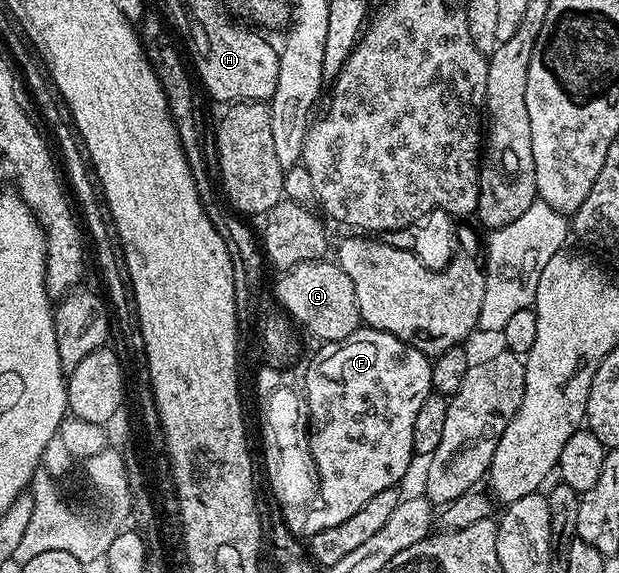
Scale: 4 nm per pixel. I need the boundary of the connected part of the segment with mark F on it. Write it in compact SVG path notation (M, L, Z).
M362 326L347 340L330 342L323 348L326 349L315 360L309 361L307 374L307 410L314 408L309 413L310 450L318 471L317 499L320 501L306 519L307 537L352 518L352 514L356 514L364 502L380 494L380 490L401 485L410 460L415 459L412 426L416 413L424 398L432 394L431 357L392 334Z

